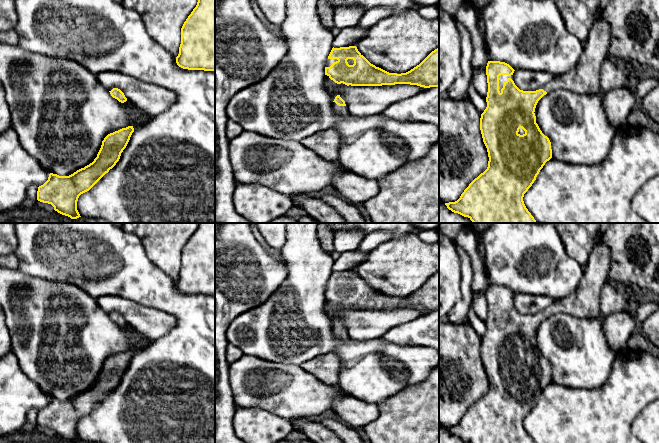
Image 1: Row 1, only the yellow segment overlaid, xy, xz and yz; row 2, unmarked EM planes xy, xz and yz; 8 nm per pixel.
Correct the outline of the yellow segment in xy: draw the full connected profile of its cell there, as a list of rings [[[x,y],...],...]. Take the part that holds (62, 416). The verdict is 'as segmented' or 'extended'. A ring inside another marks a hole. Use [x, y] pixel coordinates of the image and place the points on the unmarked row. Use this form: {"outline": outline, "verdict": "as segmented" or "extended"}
{"outline": [[[128,350],[108,358],[94,385],[69,400],[50,397],[48,404],[38,411],[37,424],[51,428],[55,435],[71,443],[81,441],[77,434],[79,420],[116,389],[133,356],[133,350]]], "verdict": "as segmented"}

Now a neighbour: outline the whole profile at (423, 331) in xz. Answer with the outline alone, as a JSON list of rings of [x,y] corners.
[[[439,311],[425,312],[416,319],[398,324],[380,339],[402,346],[430,347],[439,352]]]

